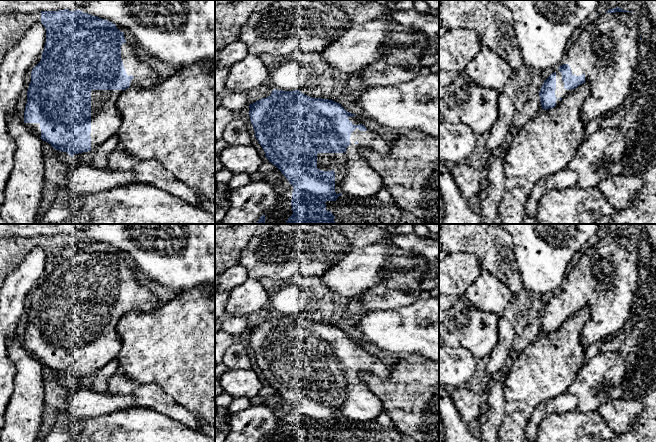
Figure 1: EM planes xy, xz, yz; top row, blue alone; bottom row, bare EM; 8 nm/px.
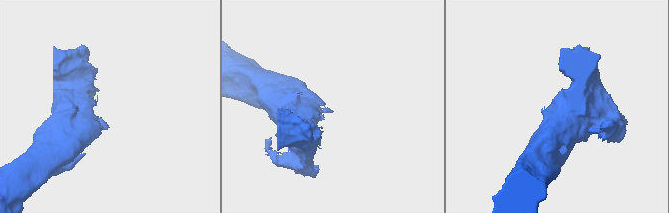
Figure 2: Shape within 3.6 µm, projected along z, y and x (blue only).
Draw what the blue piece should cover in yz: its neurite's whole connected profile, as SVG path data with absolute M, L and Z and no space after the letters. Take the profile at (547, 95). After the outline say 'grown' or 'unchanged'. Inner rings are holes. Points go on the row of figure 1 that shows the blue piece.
M616 7L586 19L571 36L562 65L544 81L540 89L542 109L554 108L571 91L587 83L590 94L581 110L585 123L616 110L630 93L638 65L640 40L638 21L631 11Z; grown

